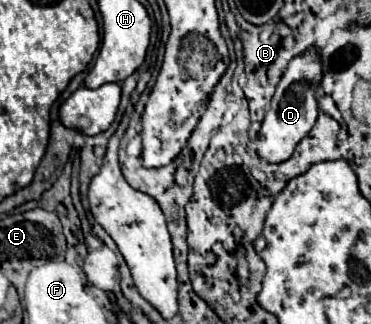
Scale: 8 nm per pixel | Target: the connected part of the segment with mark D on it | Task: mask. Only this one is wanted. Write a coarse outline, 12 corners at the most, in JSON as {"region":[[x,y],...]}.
{"region":[[314,50],[292,58],[258,132],[270,164],[292,156],[318,118]]}

